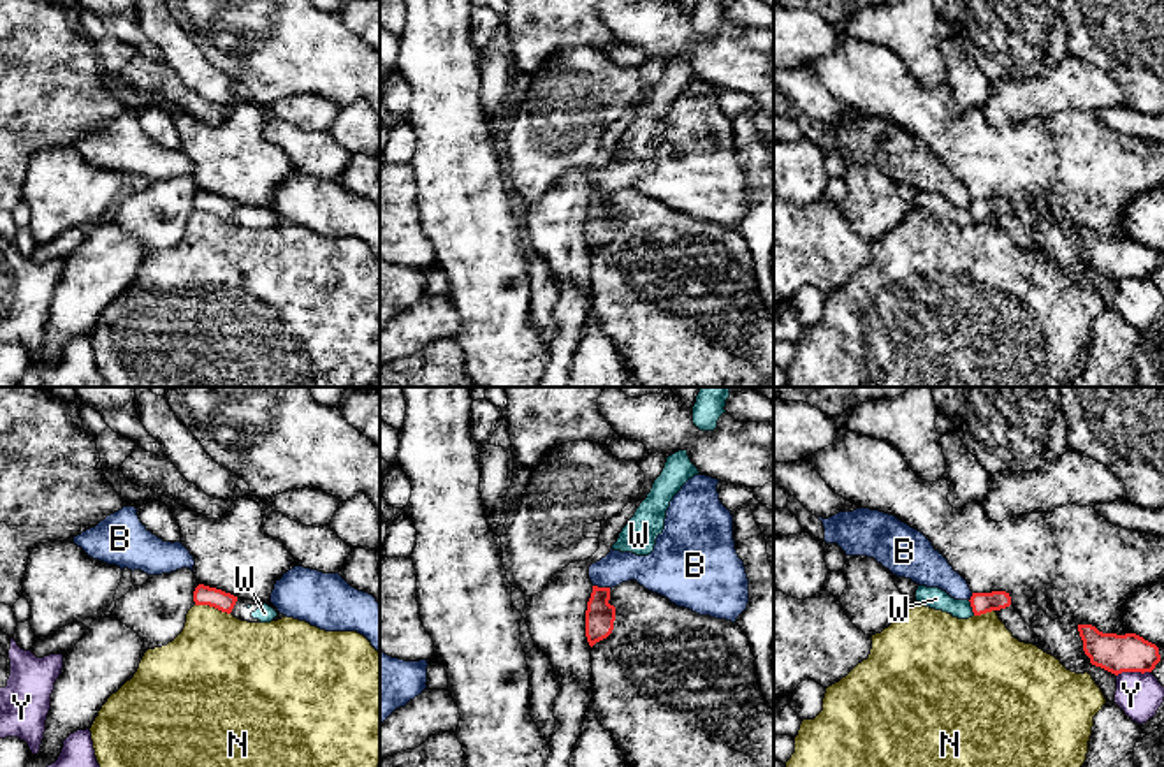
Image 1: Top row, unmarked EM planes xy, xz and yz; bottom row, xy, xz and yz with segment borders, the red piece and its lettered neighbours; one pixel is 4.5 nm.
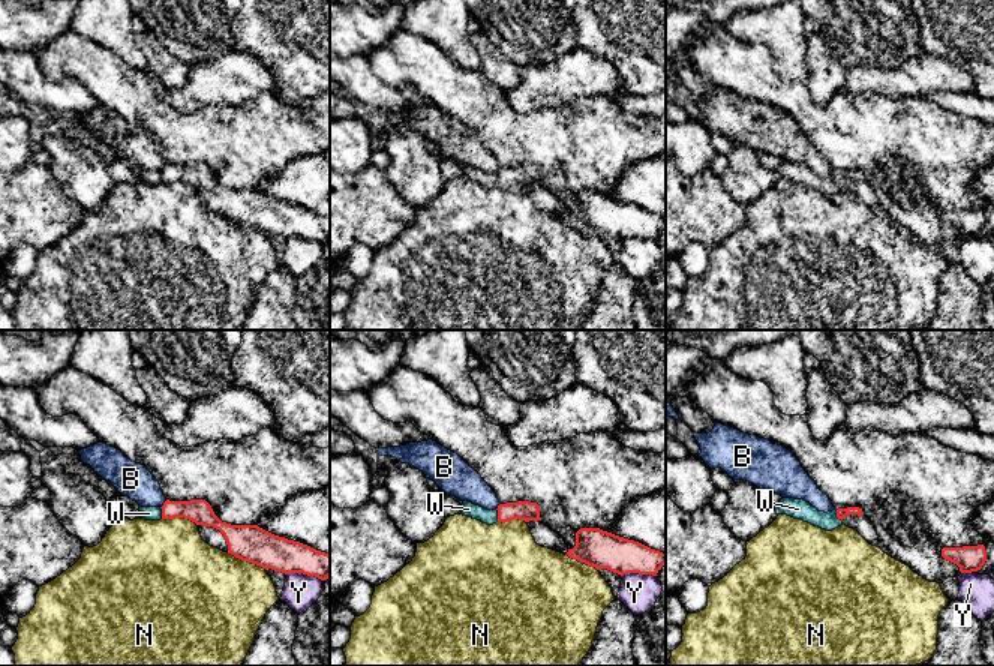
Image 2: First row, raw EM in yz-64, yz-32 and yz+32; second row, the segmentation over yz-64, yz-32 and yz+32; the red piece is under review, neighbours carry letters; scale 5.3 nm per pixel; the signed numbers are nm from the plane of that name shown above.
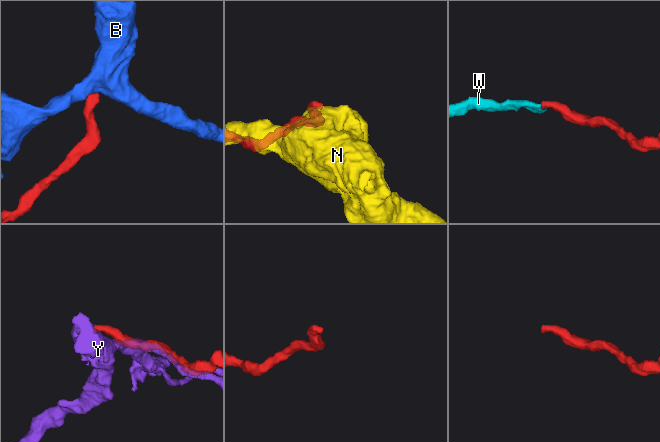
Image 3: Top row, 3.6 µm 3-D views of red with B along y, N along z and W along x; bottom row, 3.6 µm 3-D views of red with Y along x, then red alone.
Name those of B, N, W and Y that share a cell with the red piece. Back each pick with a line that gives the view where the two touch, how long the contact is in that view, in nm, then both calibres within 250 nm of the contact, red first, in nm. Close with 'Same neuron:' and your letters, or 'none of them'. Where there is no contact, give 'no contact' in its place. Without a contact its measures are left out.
W: yz | 80 nm | 100/100 nm
Same neuron: W

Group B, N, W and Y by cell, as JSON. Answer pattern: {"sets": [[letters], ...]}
{"sets": [["B"], ["N"], ["W"], ["Y"]]}

